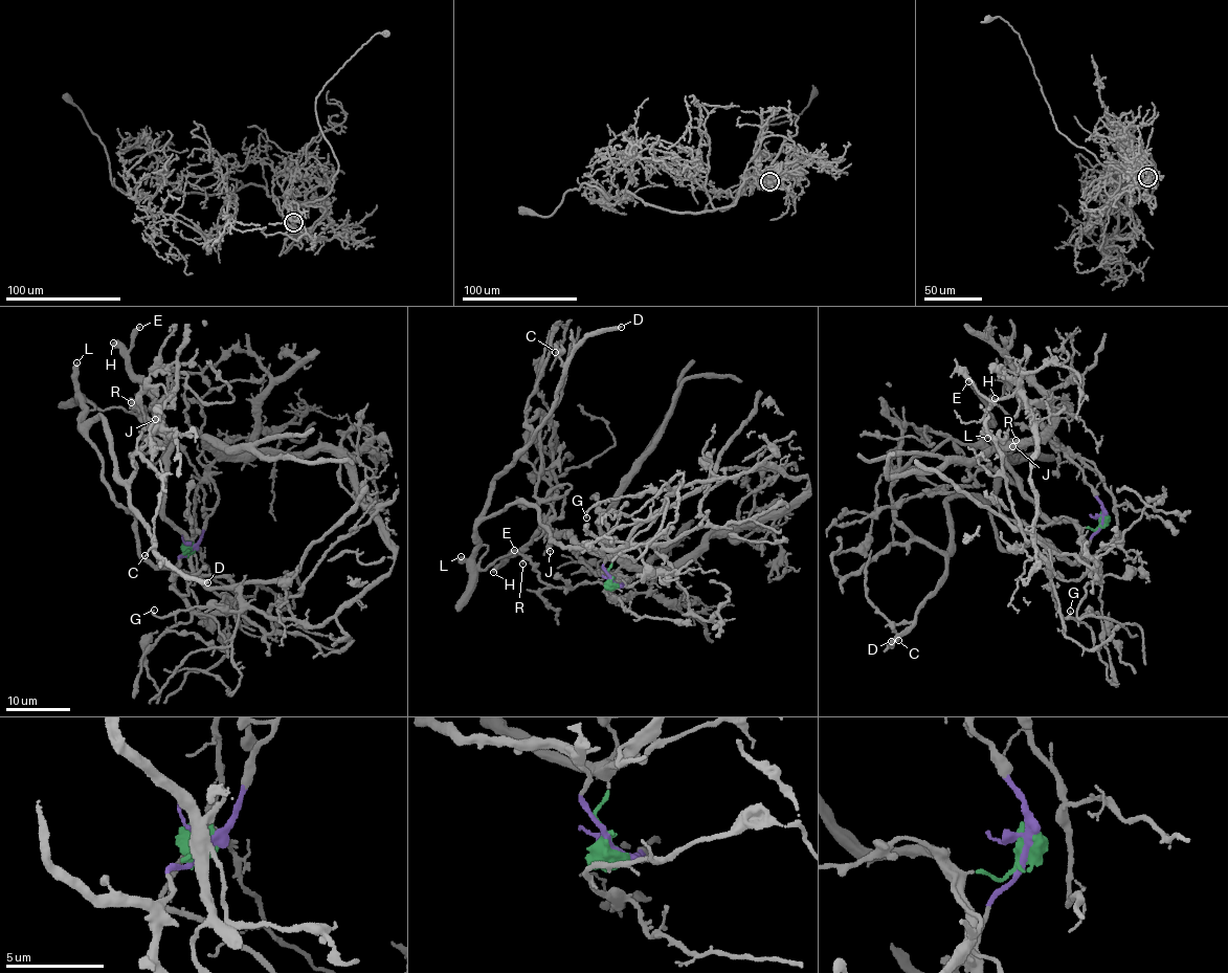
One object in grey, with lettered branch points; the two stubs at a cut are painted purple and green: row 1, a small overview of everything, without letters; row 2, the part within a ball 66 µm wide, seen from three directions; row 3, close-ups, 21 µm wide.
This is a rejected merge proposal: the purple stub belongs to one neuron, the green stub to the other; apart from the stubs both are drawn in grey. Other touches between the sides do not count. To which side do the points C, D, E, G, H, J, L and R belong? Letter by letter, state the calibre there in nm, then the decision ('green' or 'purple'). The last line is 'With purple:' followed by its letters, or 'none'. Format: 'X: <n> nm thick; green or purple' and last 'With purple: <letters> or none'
C: 130 nm thick; purple
D: 360 nm thick; purple
E: 360 nm thick; green
G: 150 nm thick; green
H: 440 nm thick; green
J: 160 nm thick; green
L: 340 nm thick; purple
R: 130 nm thick; purple
With purple: C, D, L, R

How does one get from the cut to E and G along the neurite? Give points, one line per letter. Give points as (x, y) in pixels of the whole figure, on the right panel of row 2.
E: (1101, 518), (1094, 530), (1057, 524), (1041, 512), (1005, 456), (983, 441), (986, 424), (994, 420), (968, 380)
G: (1101, 518), (1094, 530), (1083, 529), (1084, 553), (1077, 561), (1053, 551), (1049, 590), (1059, 617), (1070, 611)

